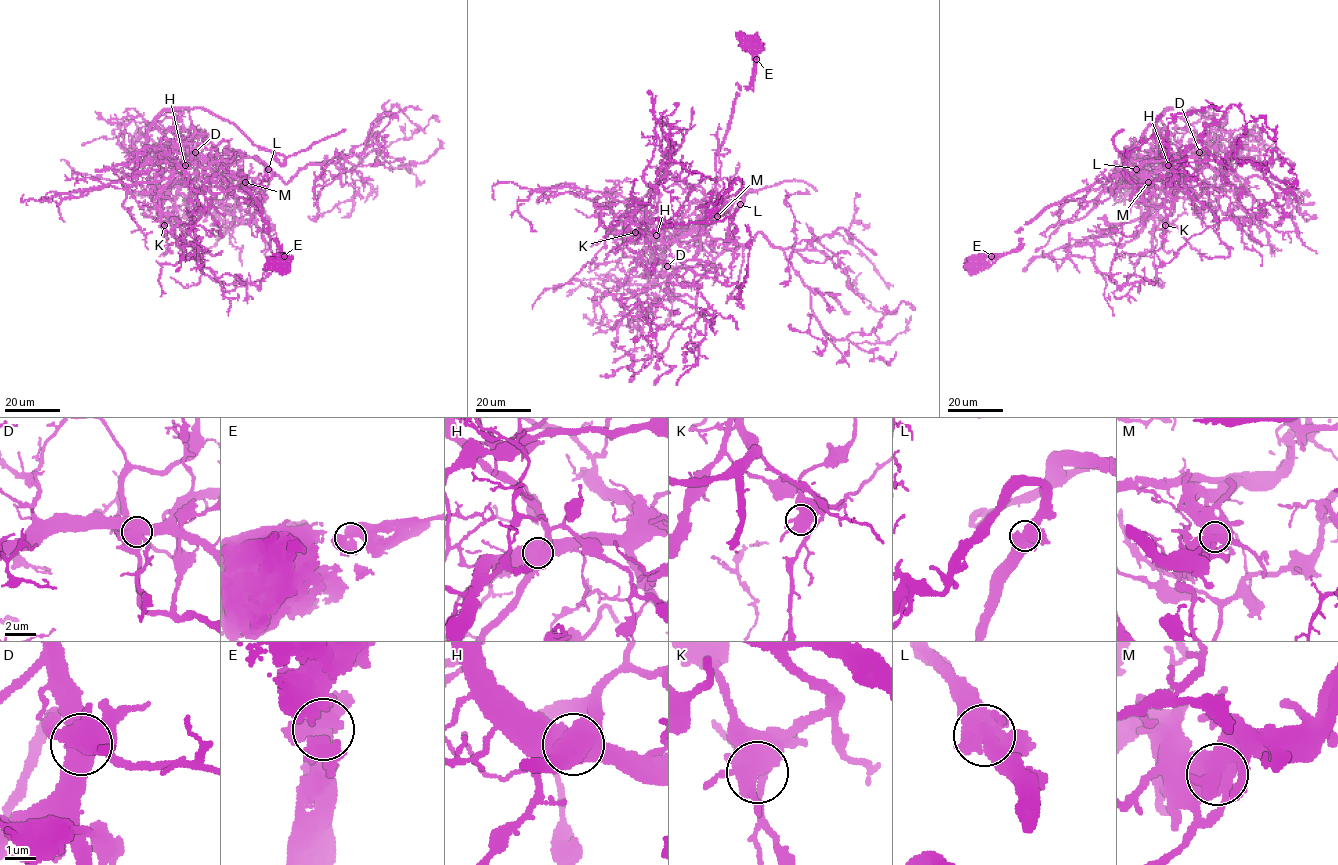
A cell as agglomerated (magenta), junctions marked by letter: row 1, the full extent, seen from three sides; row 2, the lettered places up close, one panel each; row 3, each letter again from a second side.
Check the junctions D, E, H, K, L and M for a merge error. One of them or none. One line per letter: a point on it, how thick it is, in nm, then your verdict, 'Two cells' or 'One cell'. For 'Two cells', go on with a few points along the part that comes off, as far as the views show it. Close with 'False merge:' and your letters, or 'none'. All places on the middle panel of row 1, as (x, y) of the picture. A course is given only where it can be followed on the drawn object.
D: Place: (667, 266). Thickness 600 nm. One cell
E: Place: (756, 59). Thickness 550 nm. One cell
H: Place: (656, 235). Thickness 700 nm. Two cells. Course of the part to remove: (656, 236), (633, 236), (617, 225), (670, 164), (661, 120), (673, 104)
K: Place: (635, 232). Thickness 550 nm. One cell
L: Place: (740, 204). Thickness 600 nm. One cell
M: Place: (717, 216). Thickness 550 nm. One cell
False merge: H

